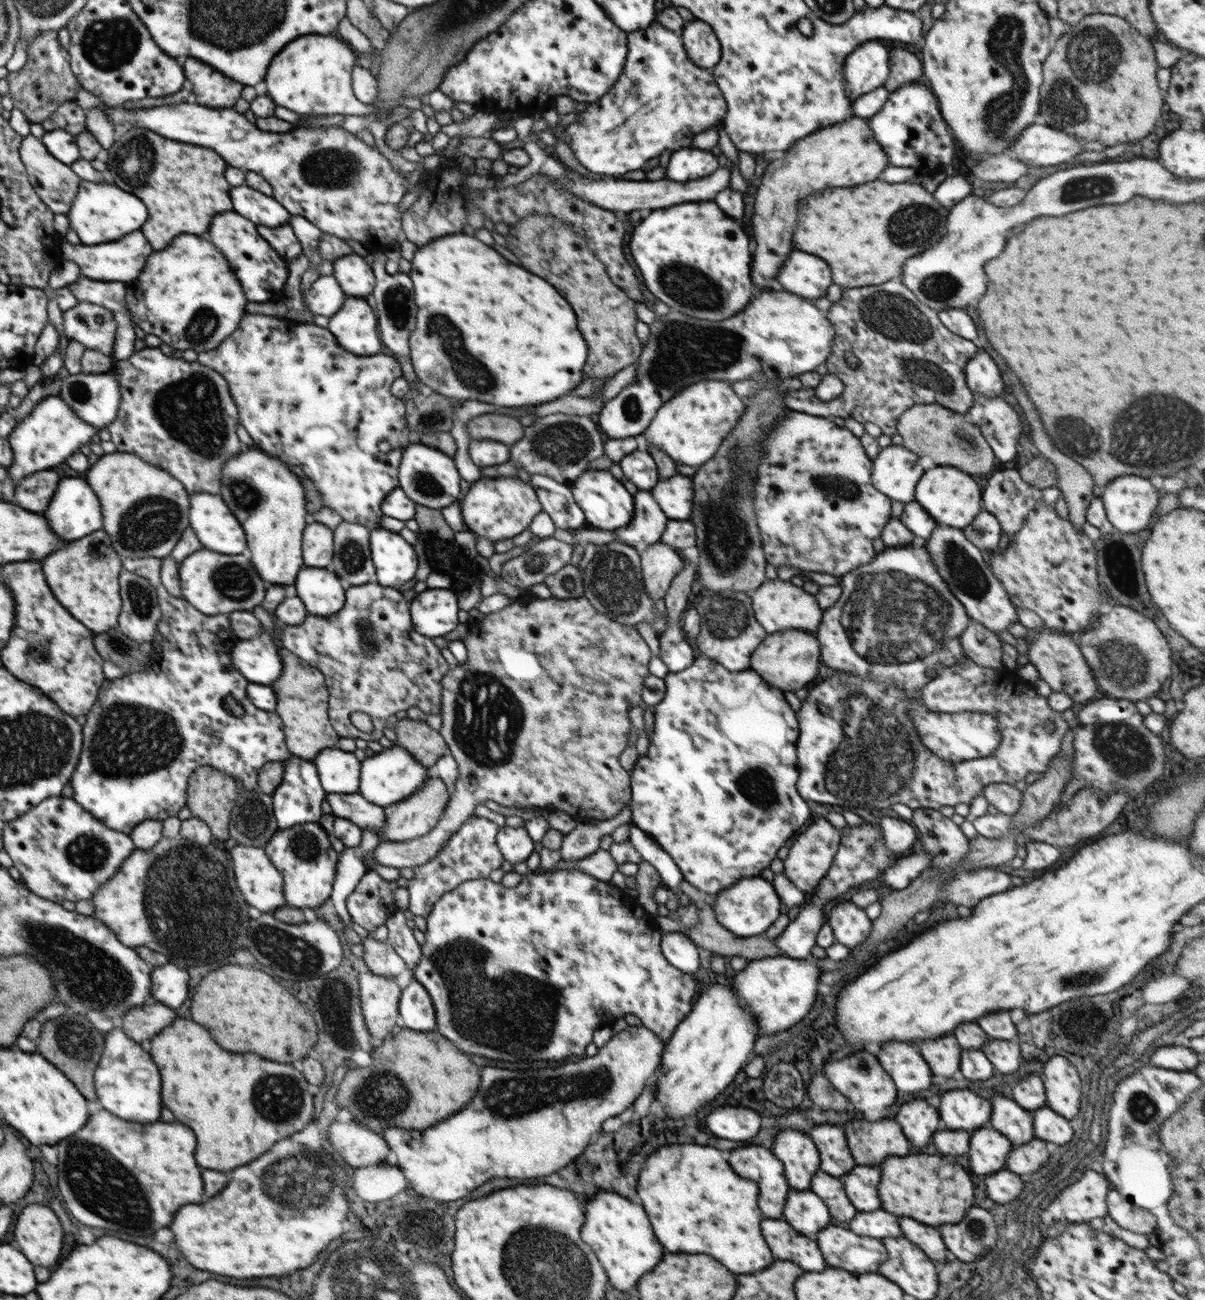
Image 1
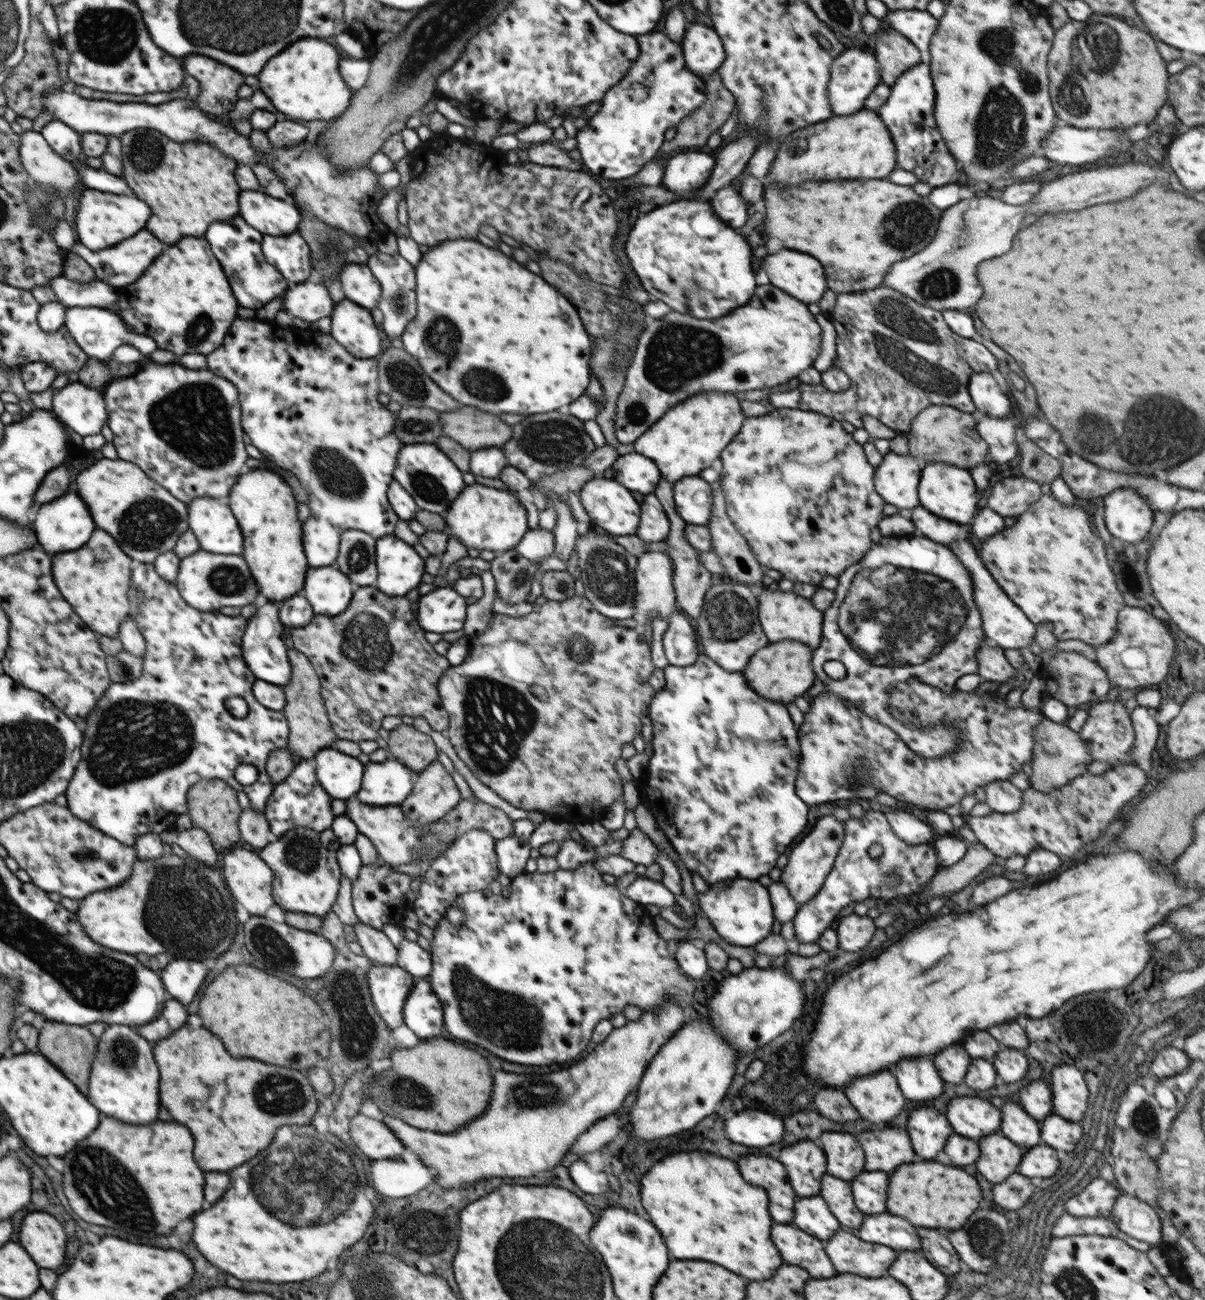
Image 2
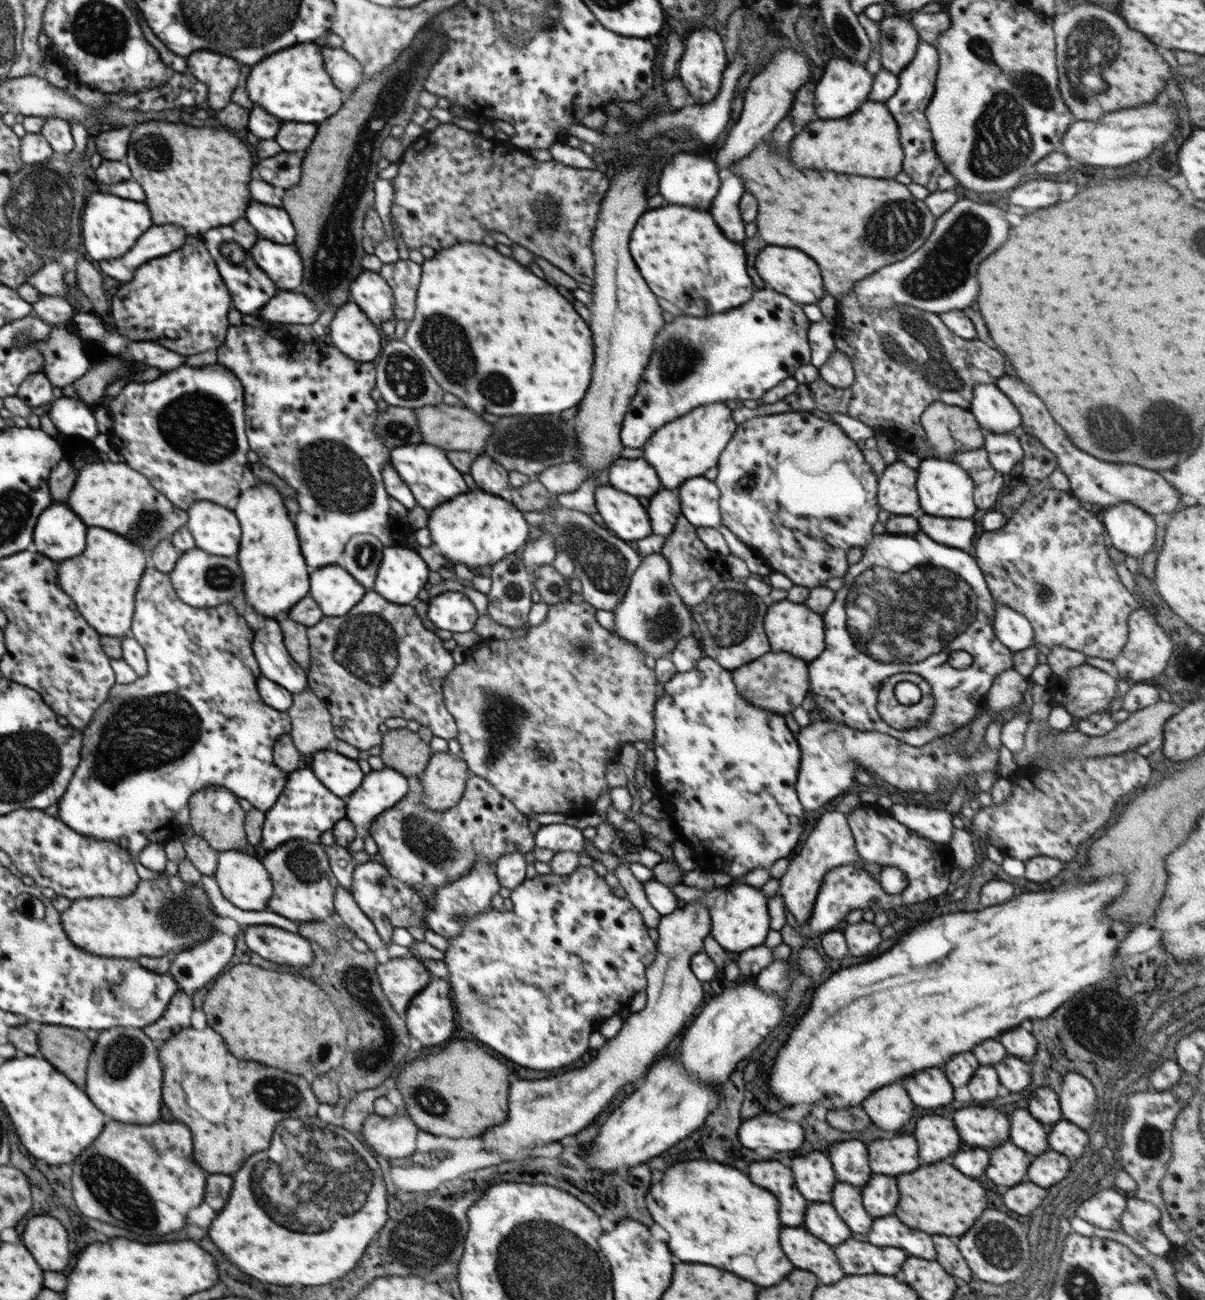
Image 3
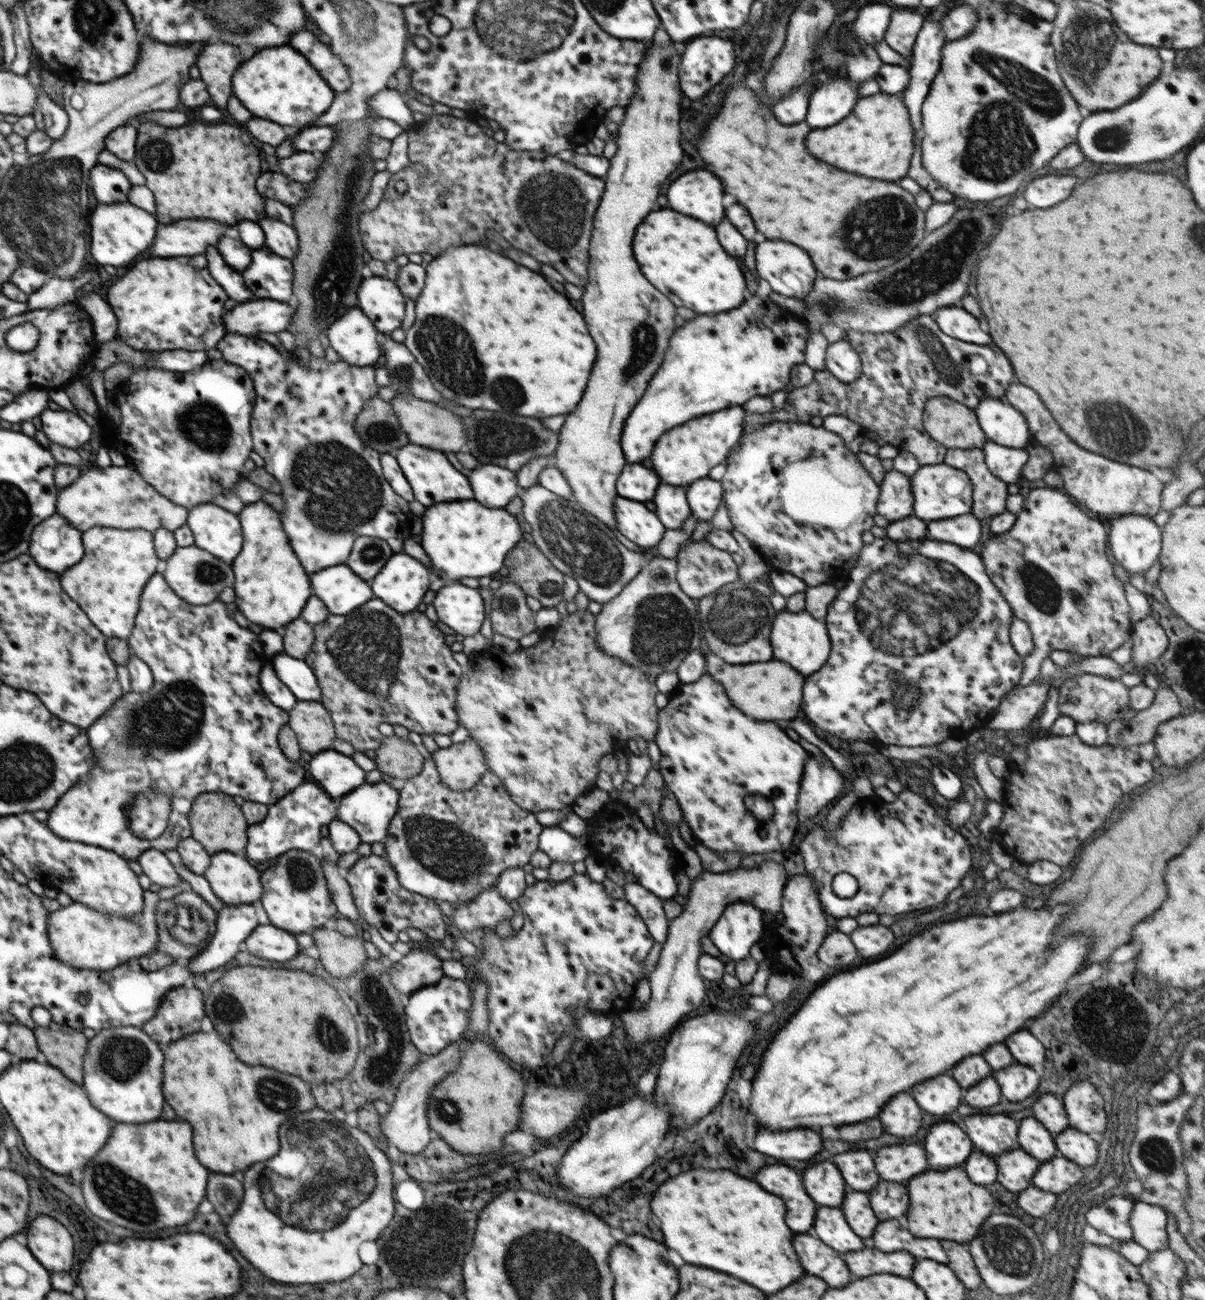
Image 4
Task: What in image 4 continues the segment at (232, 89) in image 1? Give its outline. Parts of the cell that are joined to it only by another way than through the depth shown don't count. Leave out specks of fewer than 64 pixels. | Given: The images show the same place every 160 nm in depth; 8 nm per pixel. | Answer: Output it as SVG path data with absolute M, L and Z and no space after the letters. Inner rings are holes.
M208 43L198 55L195 65L199 68L200 79L206 83L207 91L210 93L210 102L213 102L218 109L220 109L220 106L226 108L227 100L232 96L232 74L243 61L240 48L232 46L232 44Z

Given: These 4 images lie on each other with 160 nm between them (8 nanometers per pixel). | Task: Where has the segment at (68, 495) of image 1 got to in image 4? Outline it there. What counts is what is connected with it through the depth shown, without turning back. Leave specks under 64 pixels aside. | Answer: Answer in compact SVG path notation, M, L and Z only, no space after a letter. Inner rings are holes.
M54 513L34 530L30 555L40 568L60 574L80 562L84 556L81 534L81 530Z

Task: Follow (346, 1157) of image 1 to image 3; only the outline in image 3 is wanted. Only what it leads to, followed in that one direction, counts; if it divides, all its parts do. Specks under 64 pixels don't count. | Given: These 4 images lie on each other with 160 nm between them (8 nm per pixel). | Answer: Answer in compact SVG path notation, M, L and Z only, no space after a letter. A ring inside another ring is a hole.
M404 1108L386 1118L374 1112L363 1124L366 1144L388 1158L406 1158L414 1154L418 1131Z

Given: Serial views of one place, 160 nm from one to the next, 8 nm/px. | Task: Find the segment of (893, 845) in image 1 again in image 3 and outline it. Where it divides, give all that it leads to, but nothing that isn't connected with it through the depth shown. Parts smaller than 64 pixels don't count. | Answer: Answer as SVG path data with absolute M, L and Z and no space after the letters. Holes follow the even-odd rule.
M906 803L888 804L890 814L904 826L929 838L935 843L945 843L952 838L953 814L944 809L930 809L924 806L908 805Z

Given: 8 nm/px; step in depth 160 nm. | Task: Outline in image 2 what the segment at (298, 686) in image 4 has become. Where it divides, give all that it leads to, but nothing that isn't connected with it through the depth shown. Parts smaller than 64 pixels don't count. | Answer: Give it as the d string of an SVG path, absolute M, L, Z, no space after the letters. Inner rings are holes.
M268 601L247 619L247 627L242 637L242 654L246 664L258 680L281 686L288 684L292 676L292 667L287 657L289 643L282 639L285 624L279 619L280 603Z

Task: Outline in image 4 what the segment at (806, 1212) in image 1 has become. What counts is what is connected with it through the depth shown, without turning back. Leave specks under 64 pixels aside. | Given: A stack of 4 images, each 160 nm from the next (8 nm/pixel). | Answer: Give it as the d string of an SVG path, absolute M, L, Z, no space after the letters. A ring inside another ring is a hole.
M820 1208L816 1212L814 1232L824 1244L838 1252L858 1252L864 1248L863 1238L852 1232L841 1208Z

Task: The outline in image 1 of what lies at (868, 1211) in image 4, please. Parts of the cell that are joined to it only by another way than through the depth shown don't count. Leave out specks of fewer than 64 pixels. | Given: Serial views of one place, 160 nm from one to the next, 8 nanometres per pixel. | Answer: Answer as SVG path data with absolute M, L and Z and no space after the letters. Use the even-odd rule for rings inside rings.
M819 1168L812 1177L812 1192L826 1204L832 1218L850 1223L858 1210L850 1204L842 1182L841 1178L830 1176Z

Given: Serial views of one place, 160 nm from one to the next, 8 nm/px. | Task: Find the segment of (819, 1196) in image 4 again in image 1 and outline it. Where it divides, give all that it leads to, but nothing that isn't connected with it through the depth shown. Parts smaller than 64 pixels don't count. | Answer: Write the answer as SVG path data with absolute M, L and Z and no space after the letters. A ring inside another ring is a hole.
M787 1128L772 1138L769 1147L784 1164L788 1184L796 1190L808 1190L821 1163L818 1149L808 1133Z

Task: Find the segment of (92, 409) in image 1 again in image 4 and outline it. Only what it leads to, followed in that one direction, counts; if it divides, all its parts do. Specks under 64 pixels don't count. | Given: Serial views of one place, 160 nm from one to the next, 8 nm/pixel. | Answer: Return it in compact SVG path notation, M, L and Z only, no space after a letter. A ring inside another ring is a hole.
M43 410L40 414L42 432L51 442L77 449L87 444L92 429L79 415L67 410Z

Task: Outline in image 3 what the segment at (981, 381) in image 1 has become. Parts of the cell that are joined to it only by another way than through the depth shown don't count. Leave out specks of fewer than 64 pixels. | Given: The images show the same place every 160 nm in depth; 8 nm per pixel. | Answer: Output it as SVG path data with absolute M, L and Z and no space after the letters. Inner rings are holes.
M995 384L974 387L970 411L985 432L1019 433L1021 416Z

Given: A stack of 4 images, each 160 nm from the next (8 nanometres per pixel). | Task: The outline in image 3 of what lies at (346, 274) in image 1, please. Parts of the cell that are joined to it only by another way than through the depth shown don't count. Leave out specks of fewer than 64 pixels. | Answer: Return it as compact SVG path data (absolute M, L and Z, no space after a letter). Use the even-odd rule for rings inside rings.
M364 270L350 285L350 298L367 317L379 328L380 324L395 320L394 298L390 285L380 277L380 274Z

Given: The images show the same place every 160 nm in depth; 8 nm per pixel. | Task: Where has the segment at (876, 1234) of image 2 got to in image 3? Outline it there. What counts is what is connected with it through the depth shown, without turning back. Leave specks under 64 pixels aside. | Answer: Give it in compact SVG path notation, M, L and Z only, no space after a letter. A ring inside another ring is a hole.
M884 1216L875 1218L866 1238L874 1246L894 1246L906 1250L910 1256L934 1260L936 1250L934 1242L928 1234L920 1230L912 1230L906 1224L902 1224L896 1216Z

